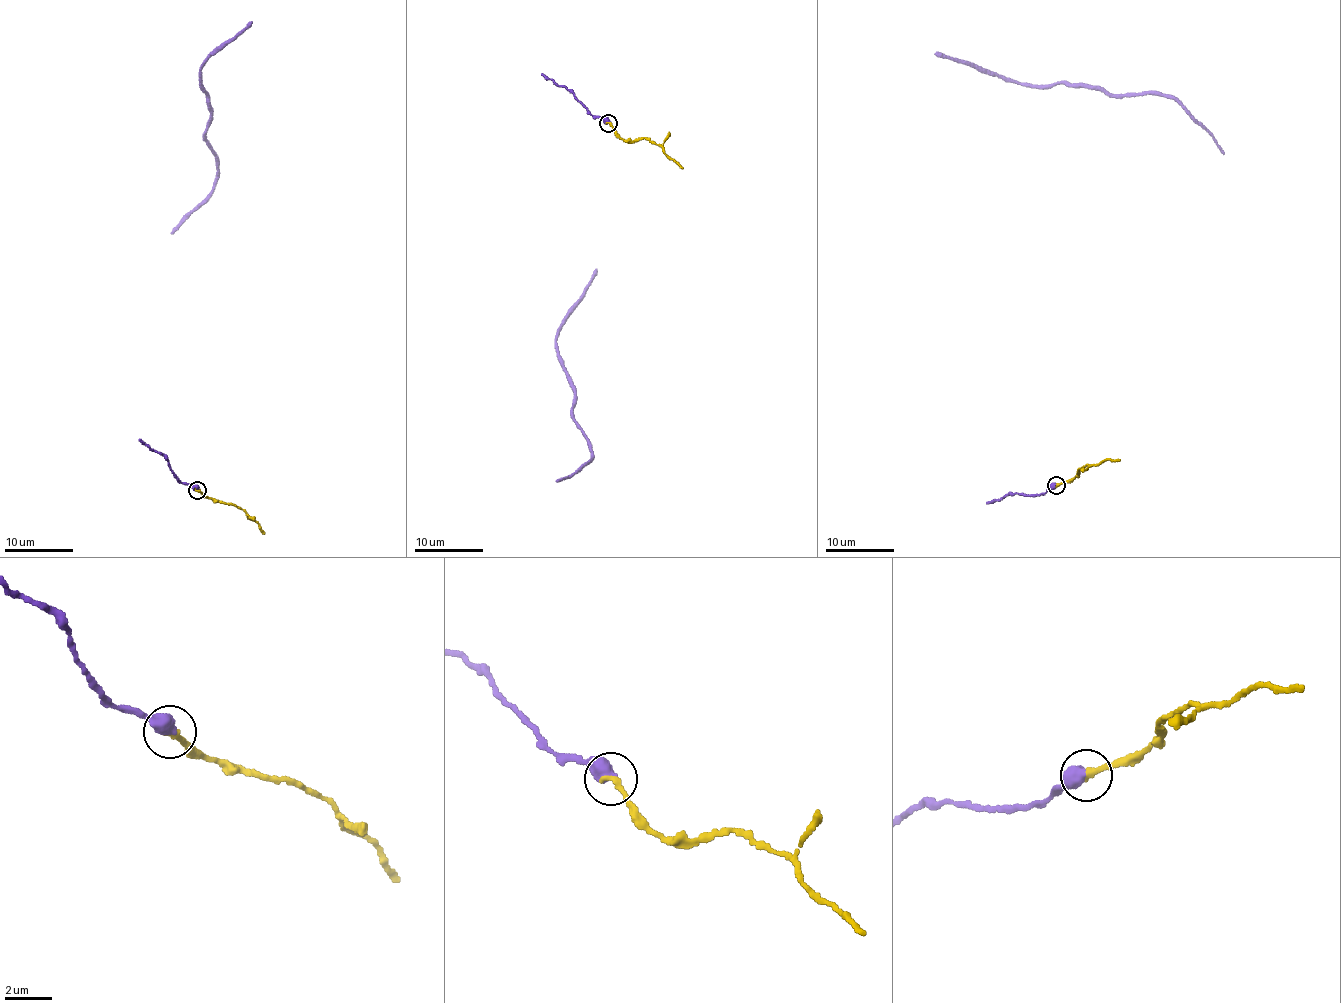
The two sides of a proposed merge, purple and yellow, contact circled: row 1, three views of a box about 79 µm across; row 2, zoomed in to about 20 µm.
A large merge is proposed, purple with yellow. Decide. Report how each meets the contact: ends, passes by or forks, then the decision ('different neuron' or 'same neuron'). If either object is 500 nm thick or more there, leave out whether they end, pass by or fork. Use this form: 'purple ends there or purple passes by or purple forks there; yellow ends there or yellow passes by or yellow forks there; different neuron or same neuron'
same neuron

